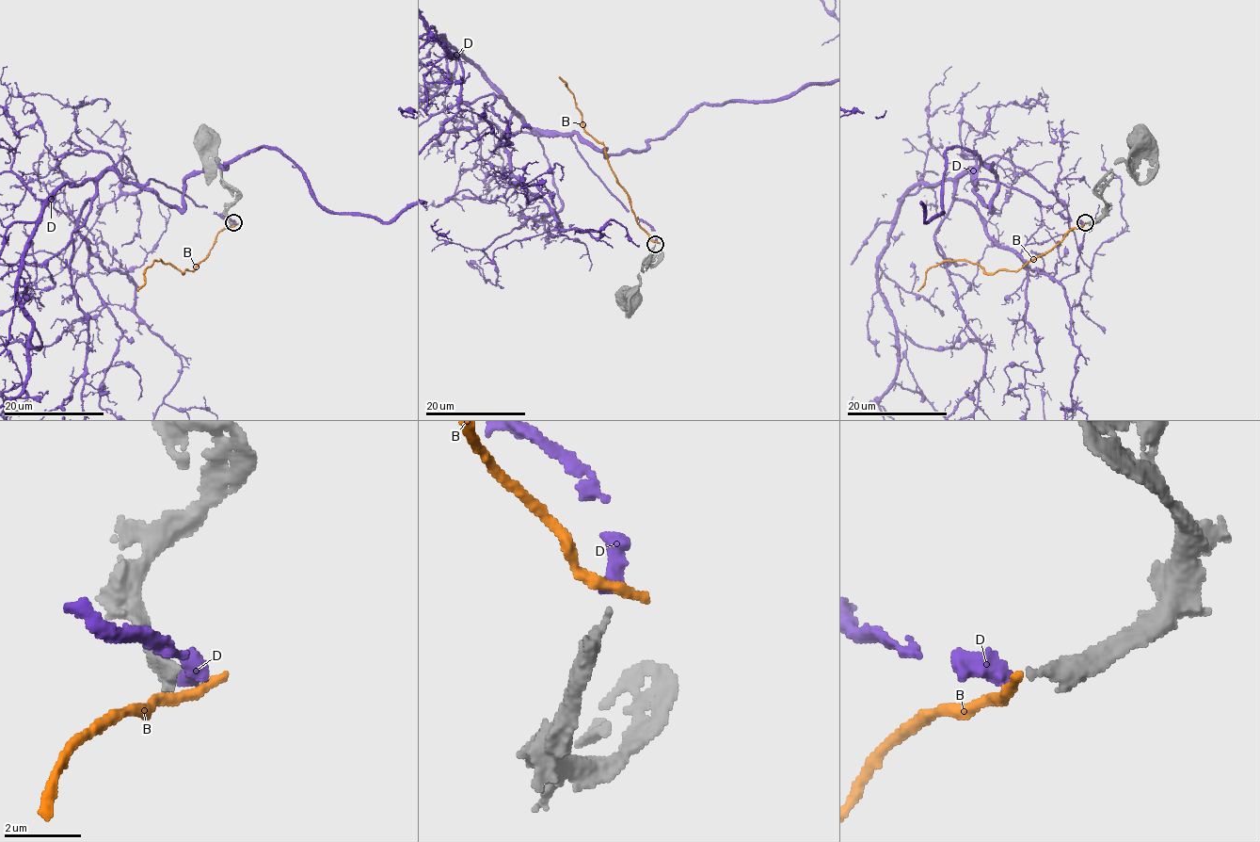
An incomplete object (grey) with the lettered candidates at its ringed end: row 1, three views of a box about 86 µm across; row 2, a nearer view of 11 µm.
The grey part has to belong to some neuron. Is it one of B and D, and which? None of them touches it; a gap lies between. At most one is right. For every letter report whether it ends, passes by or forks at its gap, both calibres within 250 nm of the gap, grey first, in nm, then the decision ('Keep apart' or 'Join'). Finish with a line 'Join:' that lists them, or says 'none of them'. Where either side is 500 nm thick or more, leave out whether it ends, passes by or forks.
B: It ends there. Thickness 240 nm (grey) against 380 nm. Keep apart
D: It ends there. Thickness 240 nm (grey) against 460 nm. Join
Join: D

